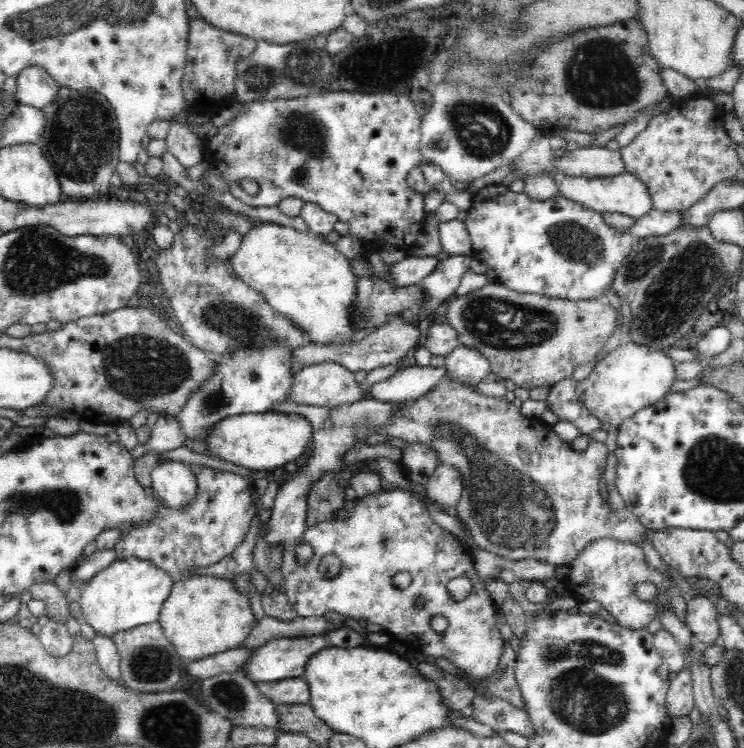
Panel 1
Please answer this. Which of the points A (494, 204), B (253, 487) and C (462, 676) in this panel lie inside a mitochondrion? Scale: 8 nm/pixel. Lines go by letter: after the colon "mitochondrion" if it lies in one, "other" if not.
A: other
B: other
C: other

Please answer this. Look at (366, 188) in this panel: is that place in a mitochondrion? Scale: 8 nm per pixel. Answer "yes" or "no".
no

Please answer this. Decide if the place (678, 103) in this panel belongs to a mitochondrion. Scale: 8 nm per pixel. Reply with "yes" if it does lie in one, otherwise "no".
no

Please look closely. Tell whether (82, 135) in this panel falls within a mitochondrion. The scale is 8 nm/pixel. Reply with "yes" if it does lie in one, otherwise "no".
yes

